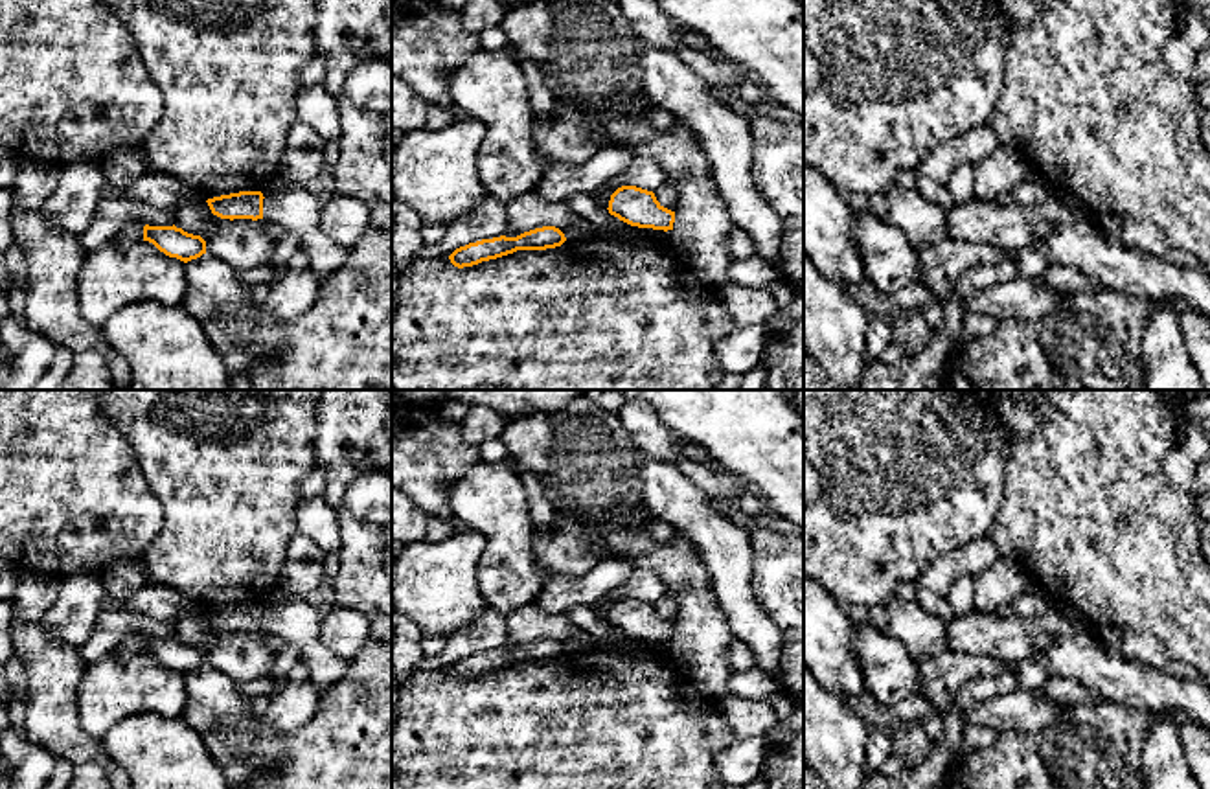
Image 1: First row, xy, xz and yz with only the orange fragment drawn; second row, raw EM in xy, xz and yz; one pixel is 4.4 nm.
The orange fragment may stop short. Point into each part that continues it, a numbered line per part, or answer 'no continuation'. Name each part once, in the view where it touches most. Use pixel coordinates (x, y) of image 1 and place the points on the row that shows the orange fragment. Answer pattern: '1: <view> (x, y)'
no continuation

